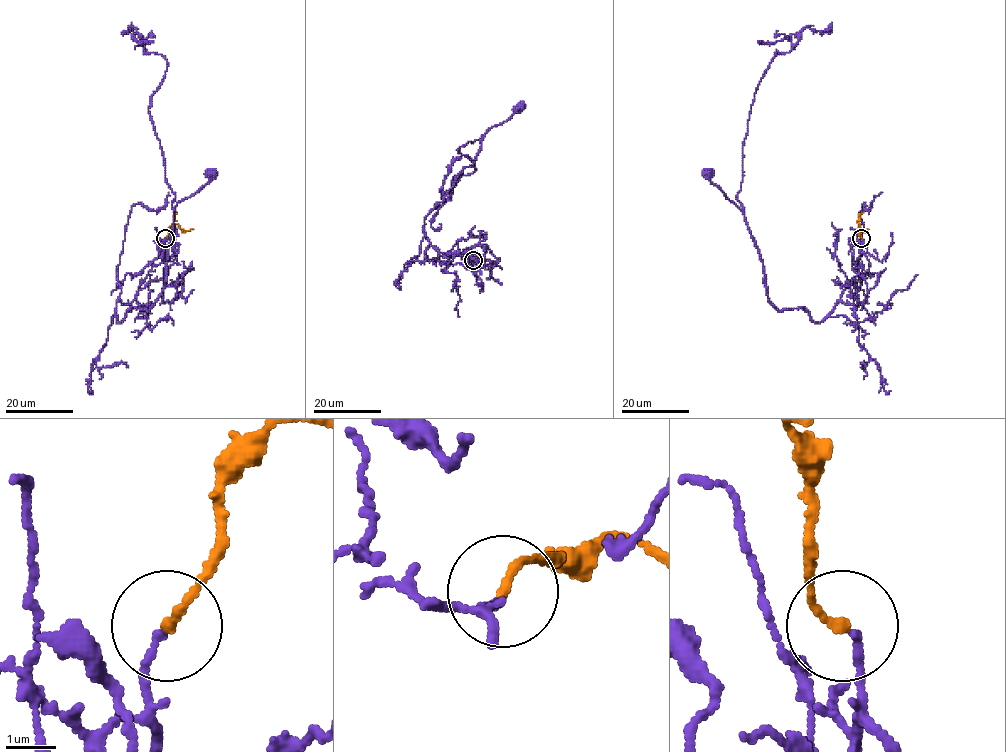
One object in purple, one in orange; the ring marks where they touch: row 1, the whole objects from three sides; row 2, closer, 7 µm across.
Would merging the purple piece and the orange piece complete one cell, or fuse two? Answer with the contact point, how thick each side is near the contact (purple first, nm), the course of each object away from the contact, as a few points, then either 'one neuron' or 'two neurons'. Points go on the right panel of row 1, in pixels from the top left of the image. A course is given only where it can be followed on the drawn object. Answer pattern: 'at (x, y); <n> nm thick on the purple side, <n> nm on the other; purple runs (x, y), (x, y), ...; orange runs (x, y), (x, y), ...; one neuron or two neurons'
at (861, 238); 150 nm thick on the purple side, 190 nm on the other; purple runs (862, 239), (860, 286), (850, 284), (823, 320), (803, 307), (778, 310), (743, 212), (708, 172); orange runs (861, 238), (858, 224), (865, 231), (868, 229); one neuron

